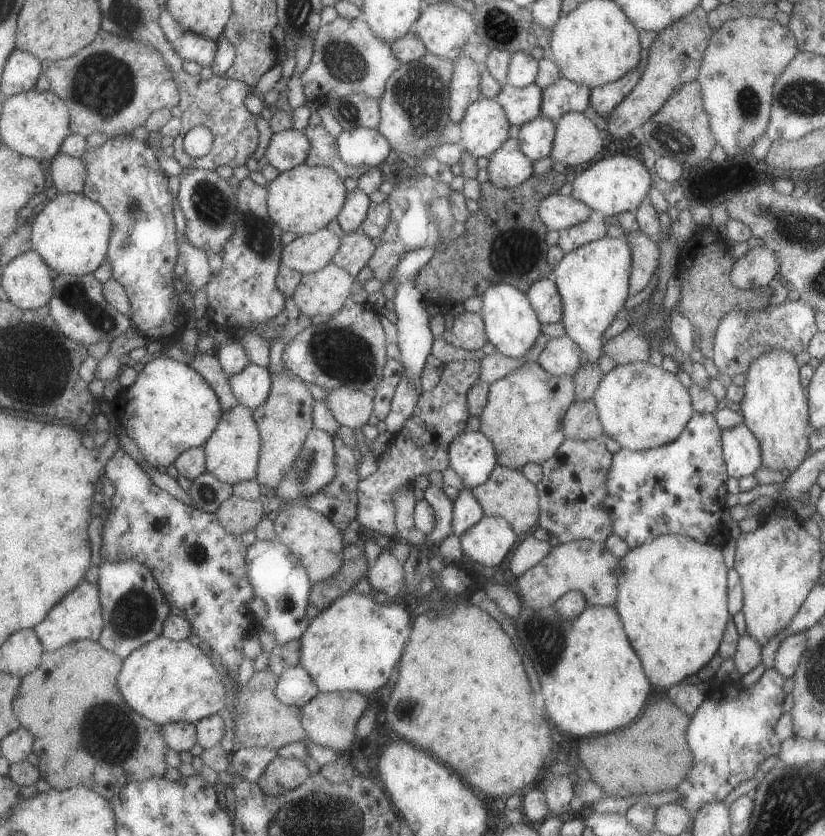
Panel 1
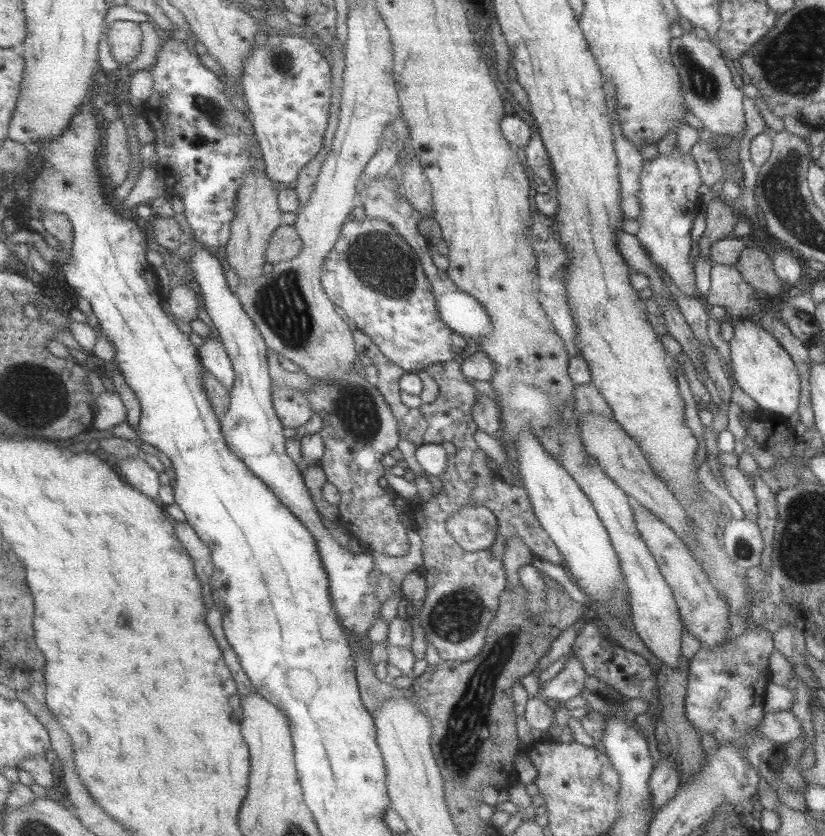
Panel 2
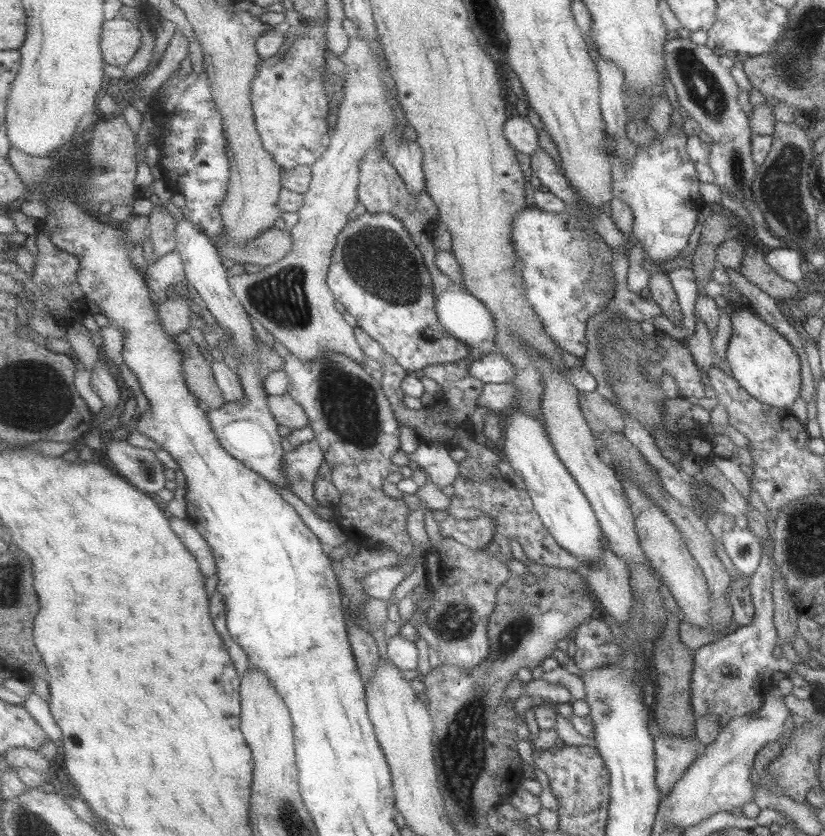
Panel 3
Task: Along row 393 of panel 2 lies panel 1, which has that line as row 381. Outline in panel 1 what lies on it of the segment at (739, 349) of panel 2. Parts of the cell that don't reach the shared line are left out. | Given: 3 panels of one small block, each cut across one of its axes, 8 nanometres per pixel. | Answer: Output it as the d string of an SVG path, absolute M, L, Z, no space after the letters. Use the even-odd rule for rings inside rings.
M767 350L749 364L744 375L740 413L747 430L757 439L762 465L774 472L793 474L809 456L809 442L805 436L805 428L809 426L807 396L800 383L794 354L785 350Z

